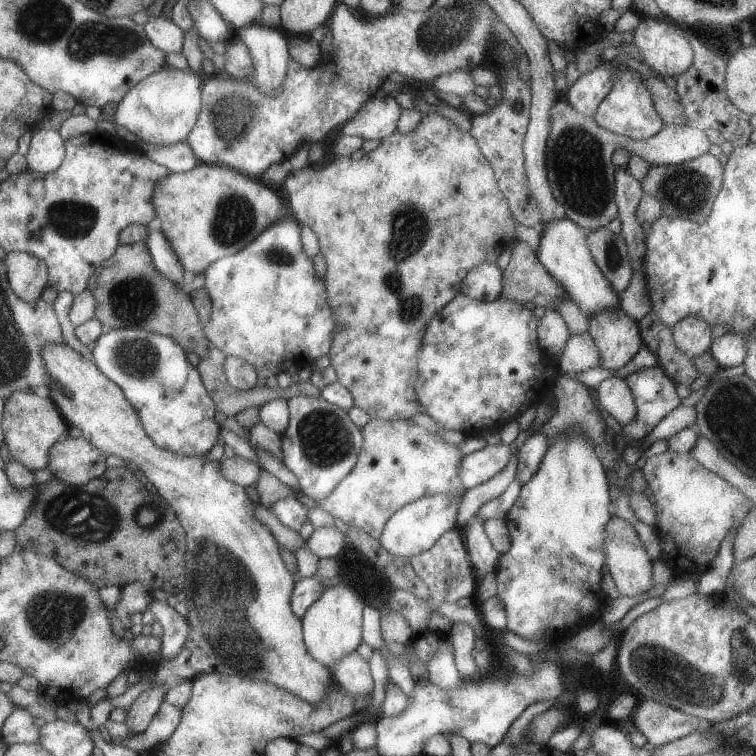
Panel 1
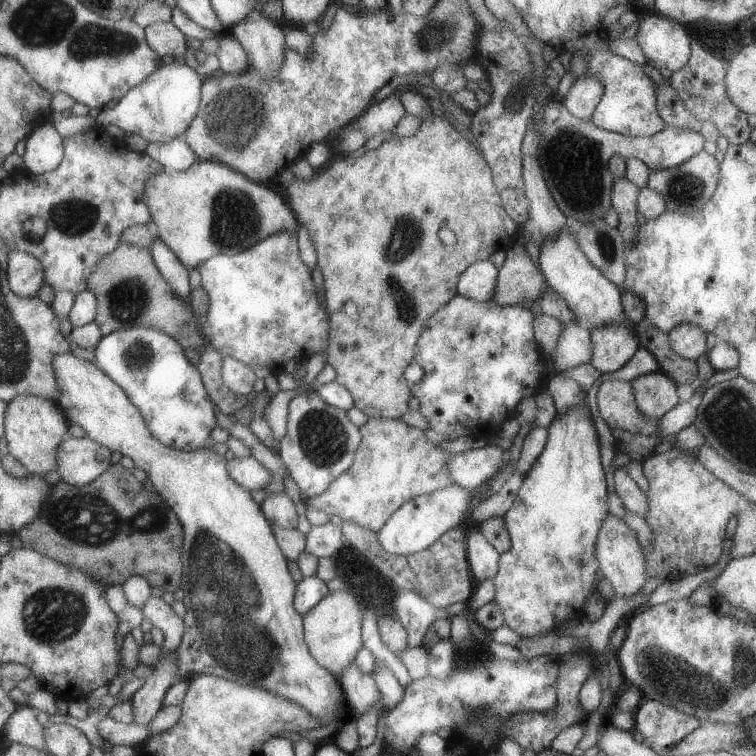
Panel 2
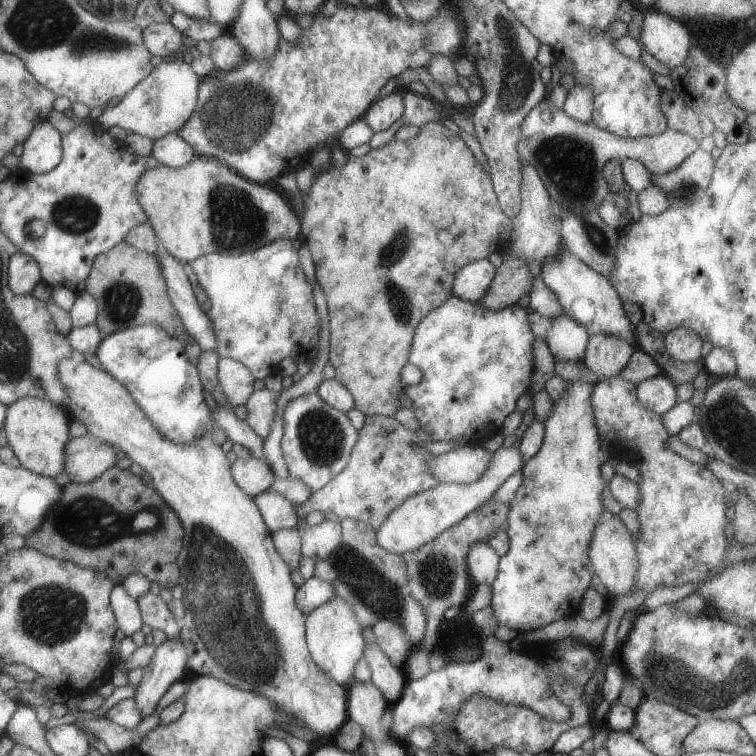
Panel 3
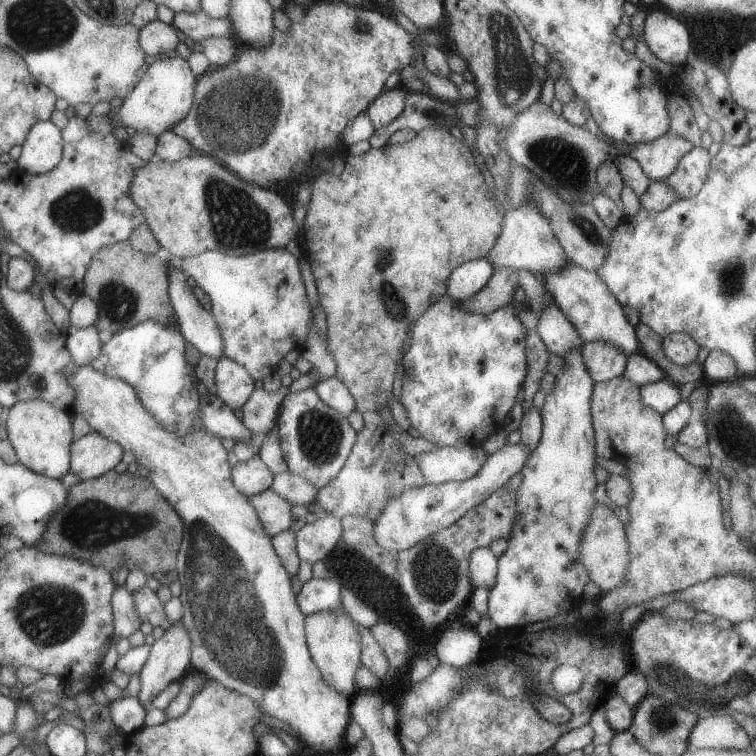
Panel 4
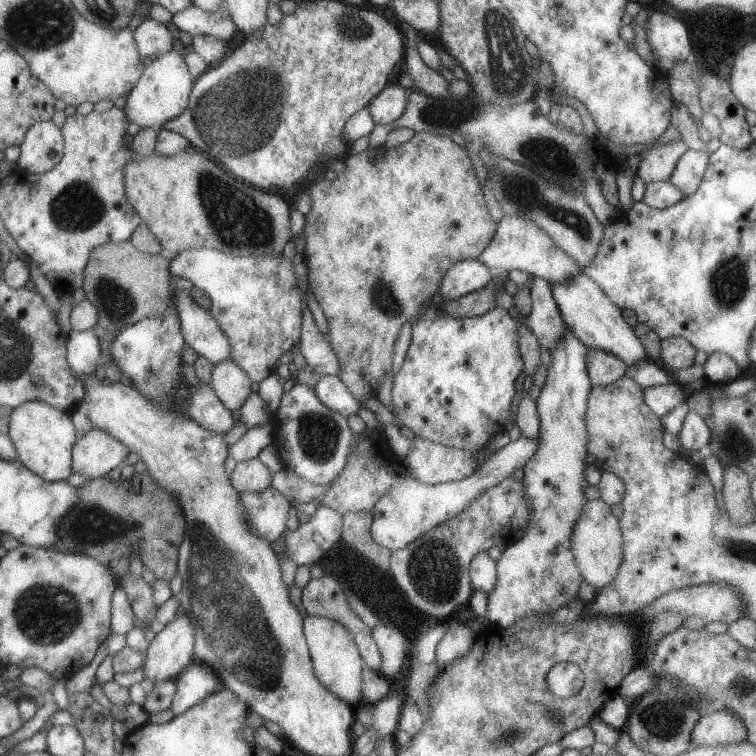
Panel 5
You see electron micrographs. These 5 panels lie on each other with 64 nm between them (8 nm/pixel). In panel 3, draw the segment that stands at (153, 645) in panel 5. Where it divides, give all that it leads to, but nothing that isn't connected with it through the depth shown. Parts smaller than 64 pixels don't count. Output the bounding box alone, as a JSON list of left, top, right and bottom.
[133,639,187,718]

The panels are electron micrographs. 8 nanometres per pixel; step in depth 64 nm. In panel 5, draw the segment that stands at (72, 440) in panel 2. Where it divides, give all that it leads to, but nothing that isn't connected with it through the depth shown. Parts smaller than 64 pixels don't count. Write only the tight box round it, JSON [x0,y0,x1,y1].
[73,426,129,479]

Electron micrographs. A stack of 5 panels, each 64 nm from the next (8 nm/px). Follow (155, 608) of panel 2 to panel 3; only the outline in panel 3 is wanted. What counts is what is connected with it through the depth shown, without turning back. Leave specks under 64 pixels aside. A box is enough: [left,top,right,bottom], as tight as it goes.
[138,591,182,639]

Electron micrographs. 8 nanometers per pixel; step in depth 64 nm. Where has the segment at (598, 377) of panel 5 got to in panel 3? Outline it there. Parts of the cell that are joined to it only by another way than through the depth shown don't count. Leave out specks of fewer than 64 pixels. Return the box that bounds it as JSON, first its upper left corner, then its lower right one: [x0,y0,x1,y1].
[583,333,638,379]

